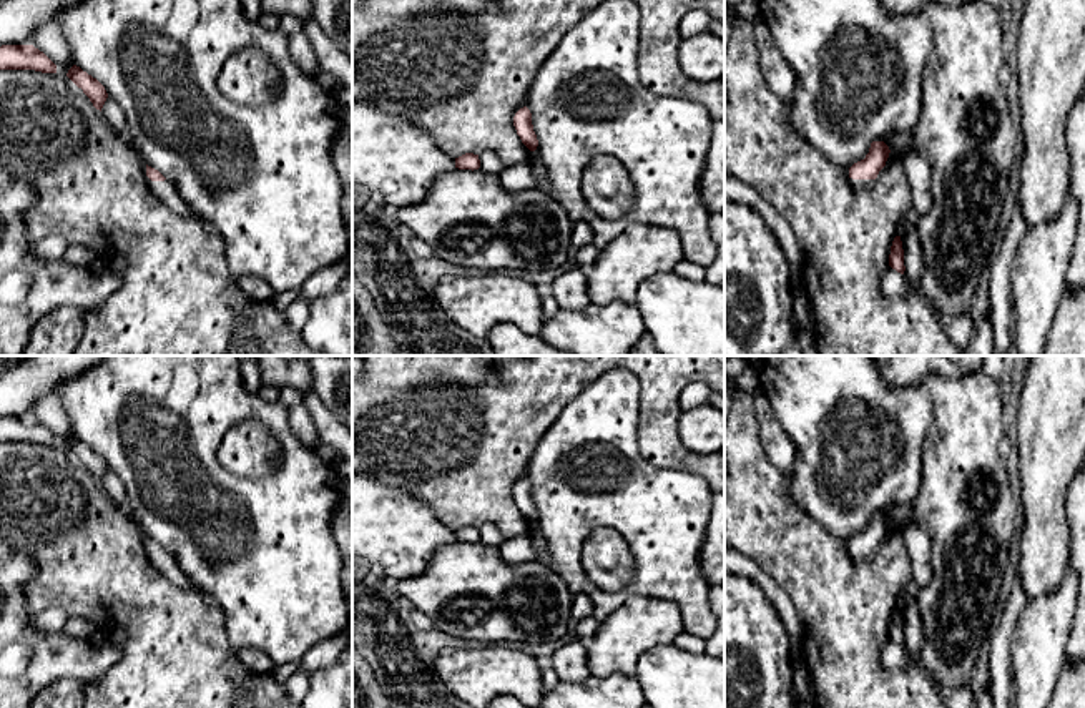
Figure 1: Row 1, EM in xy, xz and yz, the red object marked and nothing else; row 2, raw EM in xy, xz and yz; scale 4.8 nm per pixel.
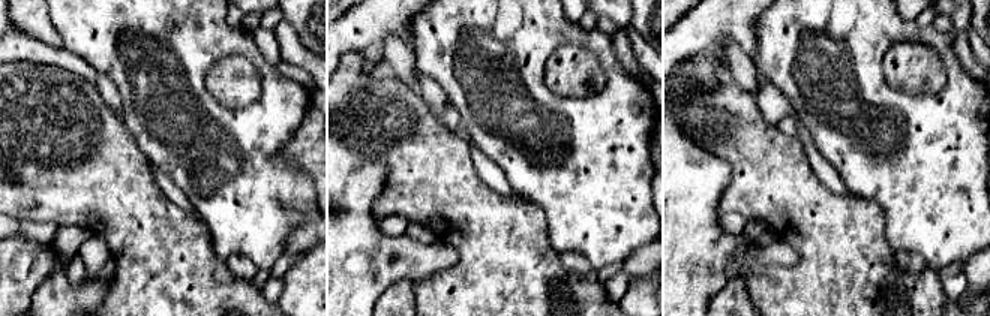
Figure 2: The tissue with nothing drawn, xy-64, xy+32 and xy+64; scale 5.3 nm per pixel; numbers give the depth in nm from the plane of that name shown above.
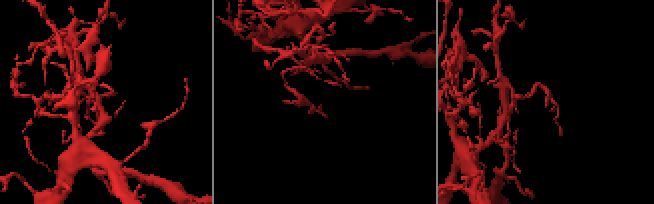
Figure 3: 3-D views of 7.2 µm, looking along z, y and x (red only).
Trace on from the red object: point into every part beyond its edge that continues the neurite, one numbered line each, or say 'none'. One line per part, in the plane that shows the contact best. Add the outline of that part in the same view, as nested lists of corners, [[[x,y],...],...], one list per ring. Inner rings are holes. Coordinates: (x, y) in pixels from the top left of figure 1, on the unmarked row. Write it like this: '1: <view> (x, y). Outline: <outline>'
none

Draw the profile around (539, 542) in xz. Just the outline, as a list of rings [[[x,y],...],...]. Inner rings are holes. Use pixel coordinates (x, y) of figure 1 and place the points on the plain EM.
[[[532,524],[530,538],[532,538],[532,545],[533,545],[533,550],[538,557],[538,560],[548,565],[550,563],[550,553],[547,548],[547,542],[535,524]]]

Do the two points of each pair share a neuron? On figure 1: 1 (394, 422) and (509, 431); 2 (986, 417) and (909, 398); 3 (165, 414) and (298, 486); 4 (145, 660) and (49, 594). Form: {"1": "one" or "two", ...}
{"1": "one", "2": "two", "3": "one", "4": "one"}

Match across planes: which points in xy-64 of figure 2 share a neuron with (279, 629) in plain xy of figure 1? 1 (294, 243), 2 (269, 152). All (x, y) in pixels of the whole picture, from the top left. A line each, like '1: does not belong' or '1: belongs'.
1: does not belong
2: belongs

